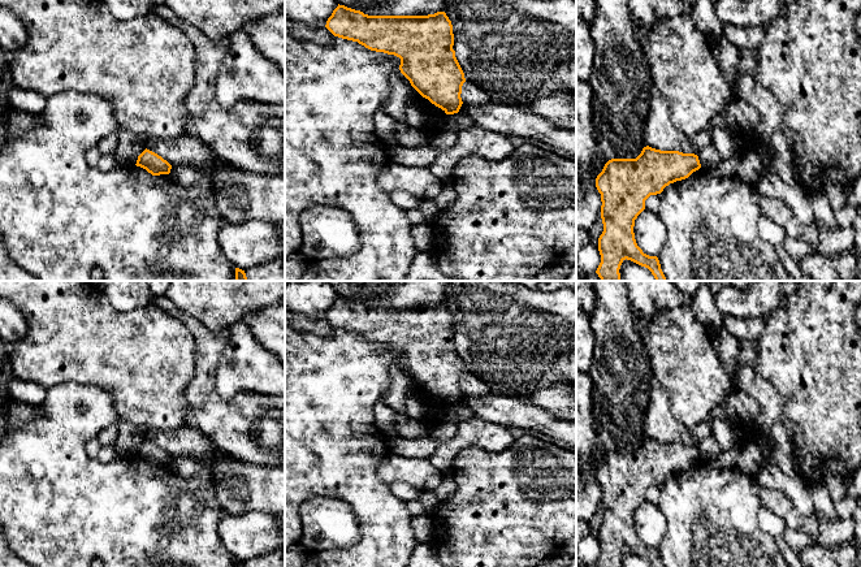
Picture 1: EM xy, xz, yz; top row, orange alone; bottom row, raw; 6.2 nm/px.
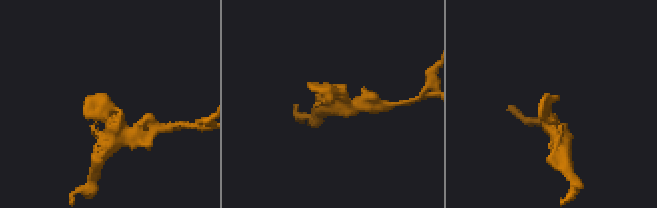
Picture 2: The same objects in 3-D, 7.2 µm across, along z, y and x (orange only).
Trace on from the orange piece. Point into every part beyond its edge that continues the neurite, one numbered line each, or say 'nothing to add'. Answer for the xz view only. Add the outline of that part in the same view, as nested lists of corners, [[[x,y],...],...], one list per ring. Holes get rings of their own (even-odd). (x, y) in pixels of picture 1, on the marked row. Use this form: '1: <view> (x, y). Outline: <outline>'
nothing to add

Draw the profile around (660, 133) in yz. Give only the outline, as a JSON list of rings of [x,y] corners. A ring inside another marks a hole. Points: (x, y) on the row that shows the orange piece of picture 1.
[[[654,91],[650,98],[642,137],[646,144],[656,150],[679,151],[697,156],[700,153],[692,138],[675,127],[670,105],[658,91]]]

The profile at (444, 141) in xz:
[[[457,113],[455,116],[457,125],[451,126],[447,130],[442,130],[440,134],[433,137],[428,146],[434,150],[437,153],[445,152],[457,143],[457,135],[459,129],[471,127],[475,122],[464,114]]]

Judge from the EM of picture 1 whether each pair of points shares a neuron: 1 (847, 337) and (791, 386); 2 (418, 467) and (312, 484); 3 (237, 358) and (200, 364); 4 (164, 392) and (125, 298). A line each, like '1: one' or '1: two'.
1: one
2: two
3: two
4: two

